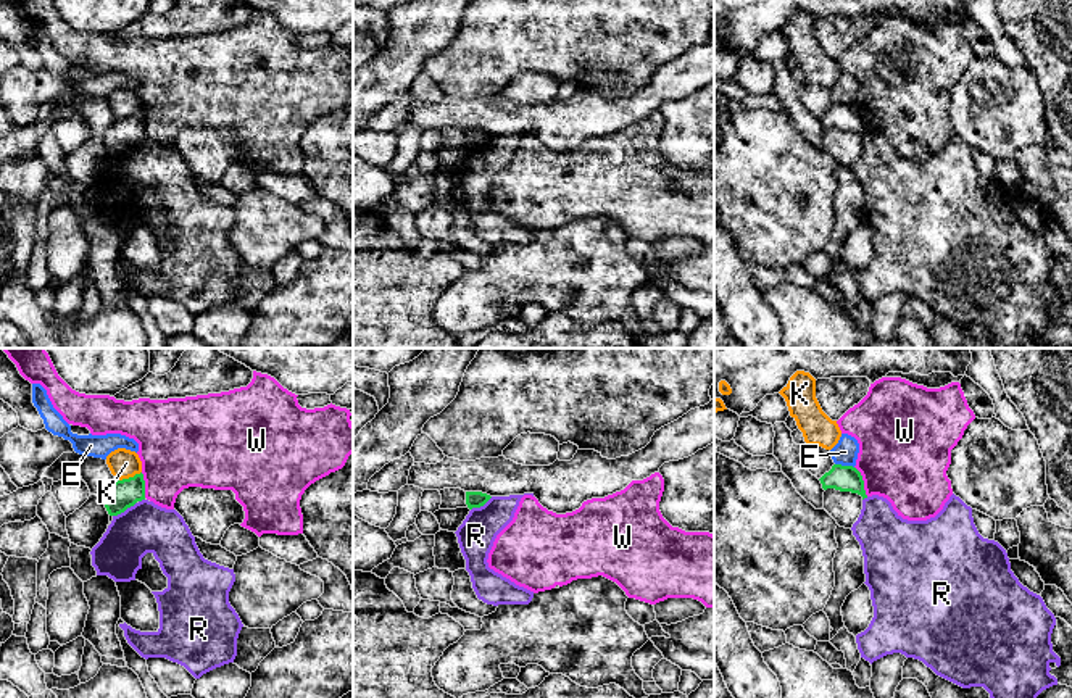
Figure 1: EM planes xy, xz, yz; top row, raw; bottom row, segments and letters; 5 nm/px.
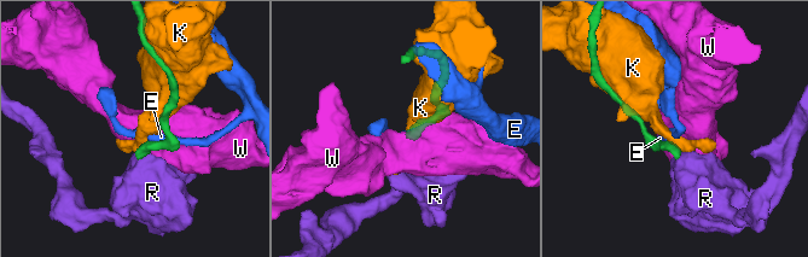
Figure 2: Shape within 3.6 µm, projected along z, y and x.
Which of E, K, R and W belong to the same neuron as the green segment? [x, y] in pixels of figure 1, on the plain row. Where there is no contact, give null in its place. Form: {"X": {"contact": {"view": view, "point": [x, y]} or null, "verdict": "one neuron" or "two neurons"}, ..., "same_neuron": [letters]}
{"E": {"contact": {"view": "yz", "point": [845, 105]}, "verdict": "two neurons"}, "K": {"contact": {"view": "xy", "point": [129, 116]}, "verdict": "two neurons"}, "R": {"contact": {"view": "xy", "point": [124, 149]}, "verdict": "two neurons"}, "W": {"contact": {"view": "yz", "point": [863, 120]}, "verdict": "two neurons"}, "same_neuron": []}

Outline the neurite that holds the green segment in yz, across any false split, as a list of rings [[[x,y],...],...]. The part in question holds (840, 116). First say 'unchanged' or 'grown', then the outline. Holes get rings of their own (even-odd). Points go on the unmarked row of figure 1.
unchanged | [[[833,103],[829,111],[825,111],[821,118],[822,127],[835,127],[840,131],[851,131],[867,137],[864,129],[864,119],[861,111],[853,105]]]

